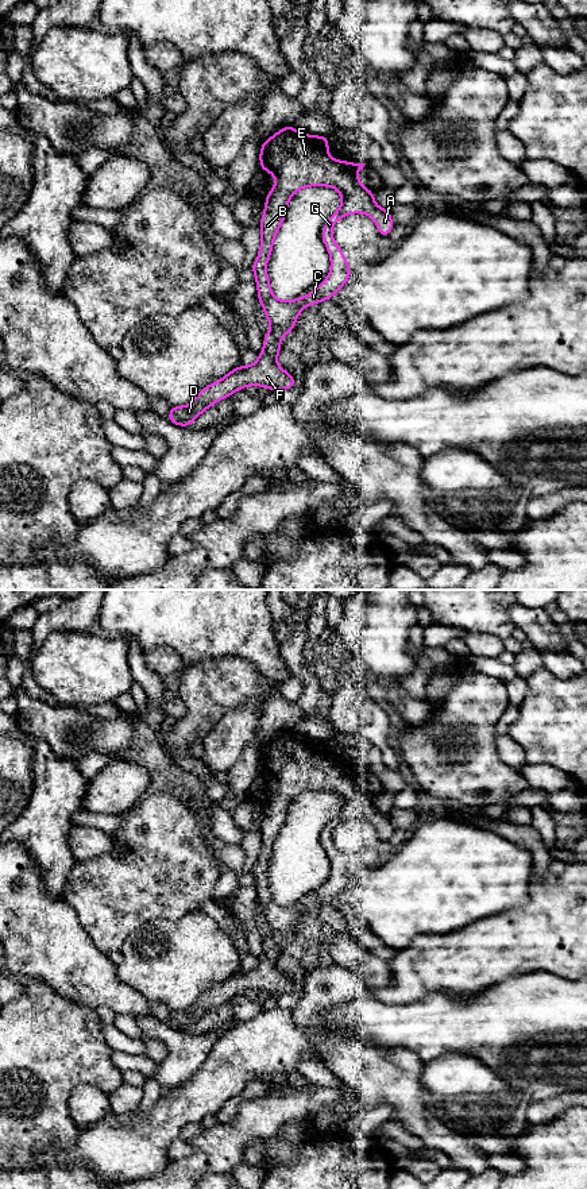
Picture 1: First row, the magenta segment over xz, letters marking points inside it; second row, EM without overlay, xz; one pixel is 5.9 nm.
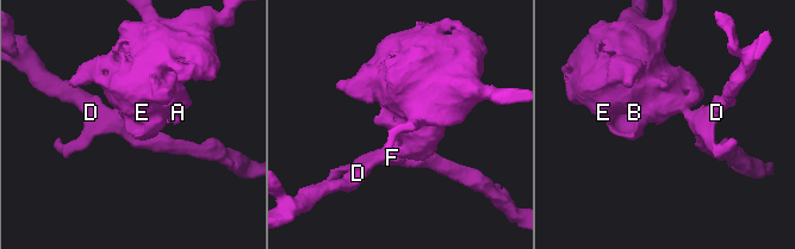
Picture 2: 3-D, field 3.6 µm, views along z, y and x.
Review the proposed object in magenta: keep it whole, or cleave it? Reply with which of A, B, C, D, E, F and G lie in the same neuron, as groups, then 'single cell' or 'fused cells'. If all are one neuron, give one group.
groups A B C D E F G; single cell

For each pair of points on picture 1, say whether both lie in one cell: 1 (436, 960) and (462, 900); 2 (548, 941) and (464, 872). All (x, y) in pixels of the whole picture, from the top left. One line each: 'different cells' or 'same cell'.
1: different cells
2: different cells

